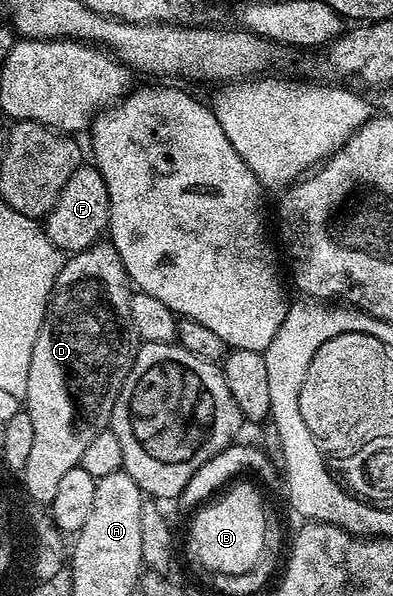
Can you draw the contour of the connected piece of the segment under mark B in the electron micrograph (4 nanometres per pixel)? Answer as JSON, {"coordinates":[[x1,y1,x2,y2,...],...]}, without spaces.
{"coordinates":[[241,483,230,484,216,499,200,506,189,525,189,549,194,559,213,575,243,575,243,571,255,567,263,551,265,501,255,486,237,484]]}

